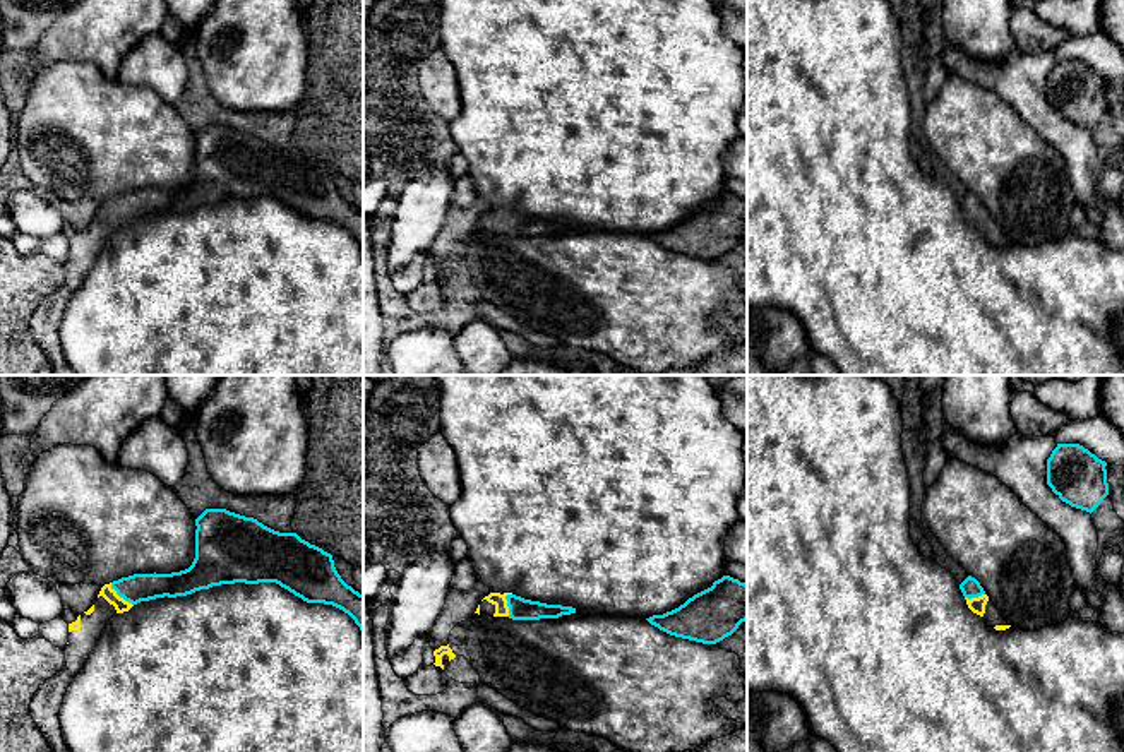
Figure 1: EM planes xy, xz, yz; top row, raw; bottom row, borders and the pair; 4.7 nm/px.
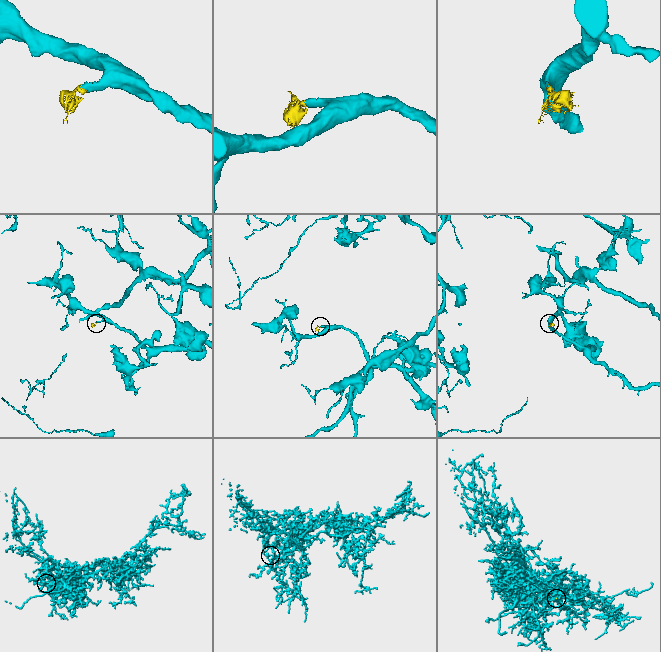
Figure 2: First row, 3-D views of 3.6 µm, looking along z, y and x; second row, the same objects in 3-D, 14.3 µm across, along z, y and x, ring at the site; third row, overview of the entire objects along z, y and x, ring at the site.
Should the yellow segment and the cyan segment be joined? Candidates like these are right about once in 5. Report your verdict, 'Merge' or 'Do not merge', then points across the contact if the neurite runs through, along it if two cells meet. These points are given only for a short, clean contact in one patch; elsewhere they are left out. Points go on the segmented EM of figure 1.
Merge. Path across: xy (110, 595), (119, 596), (136, 588)

